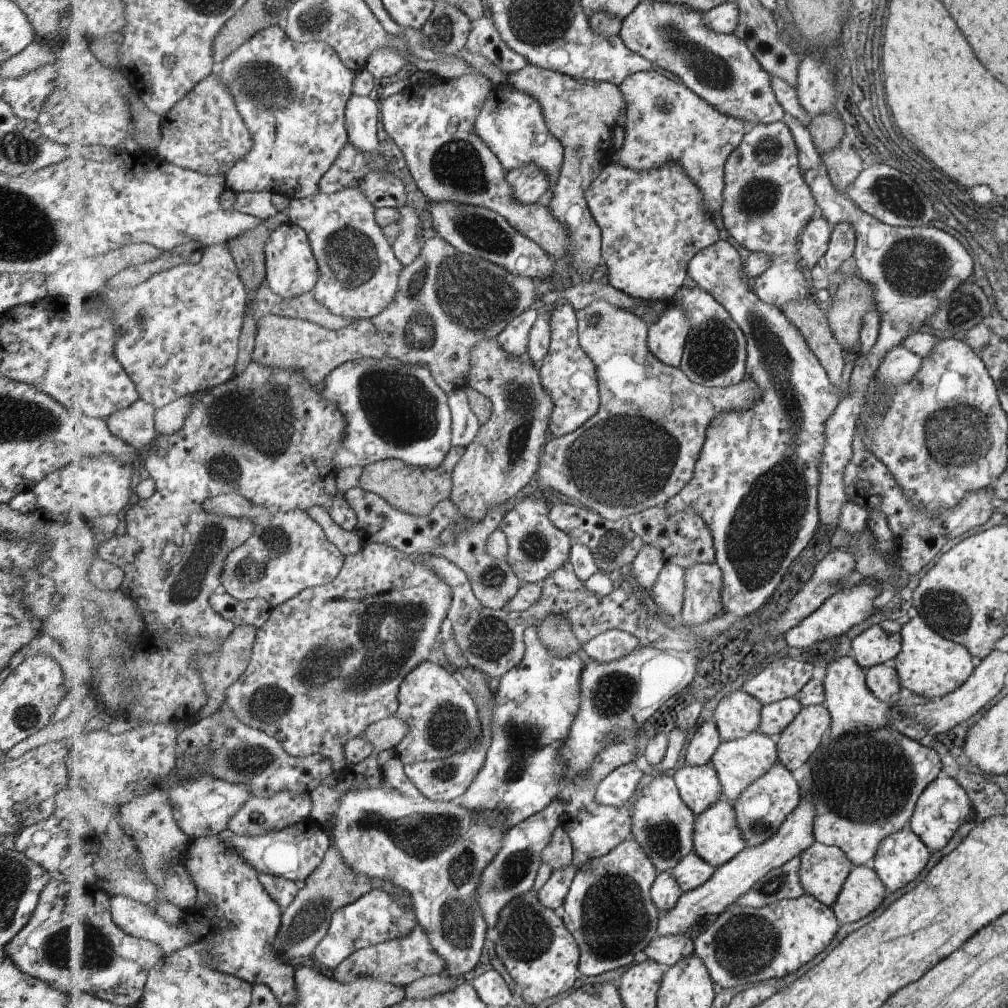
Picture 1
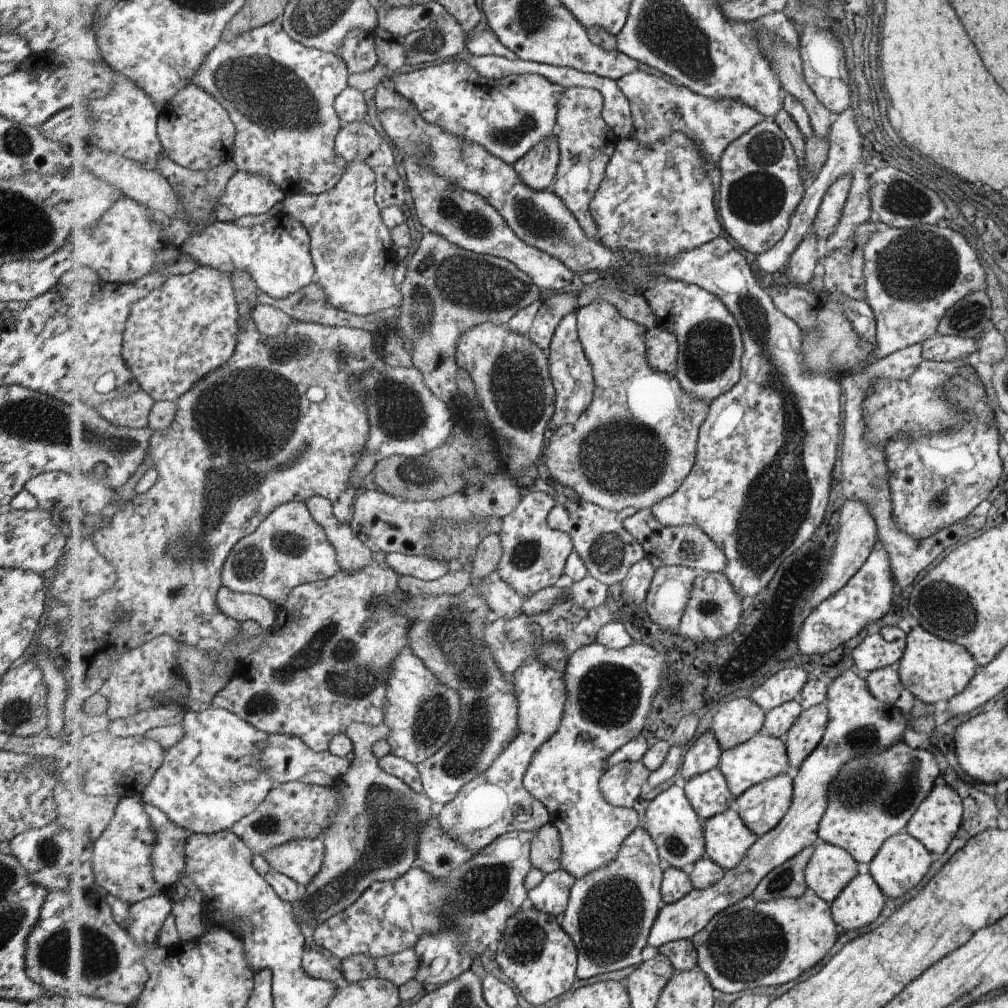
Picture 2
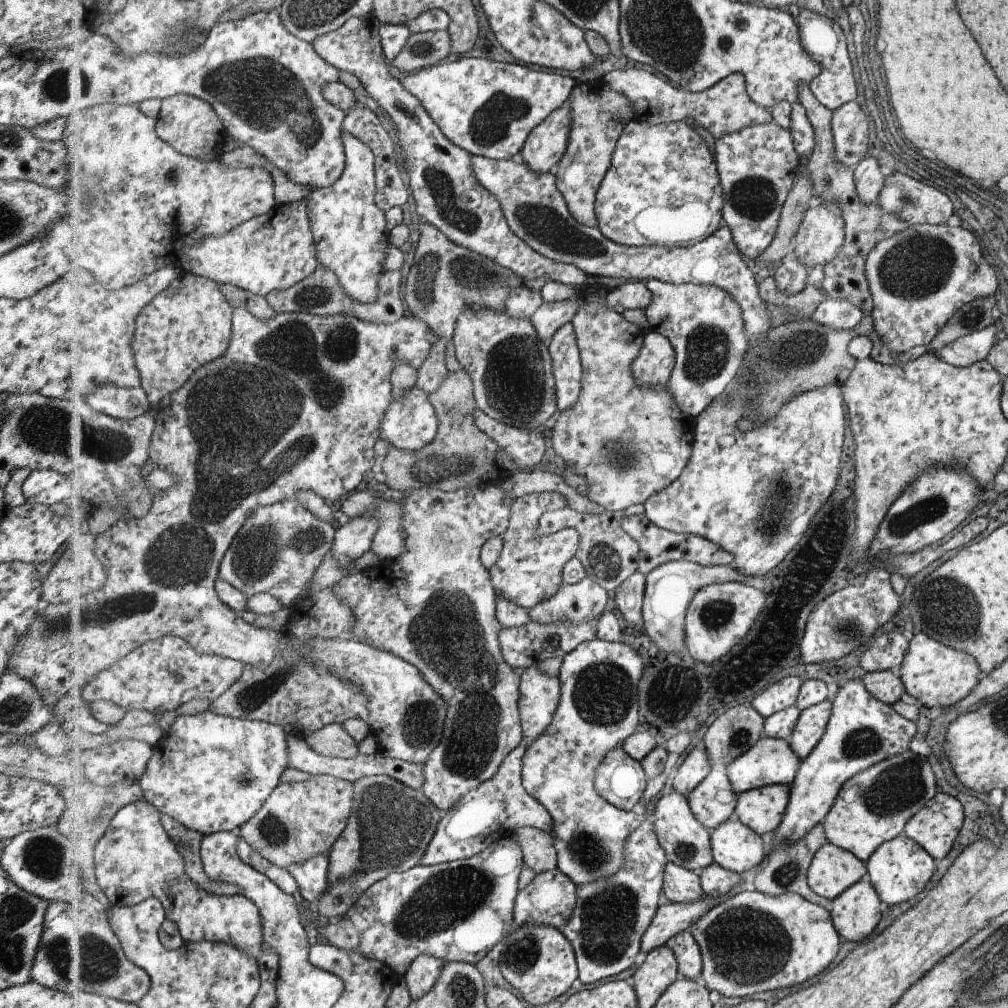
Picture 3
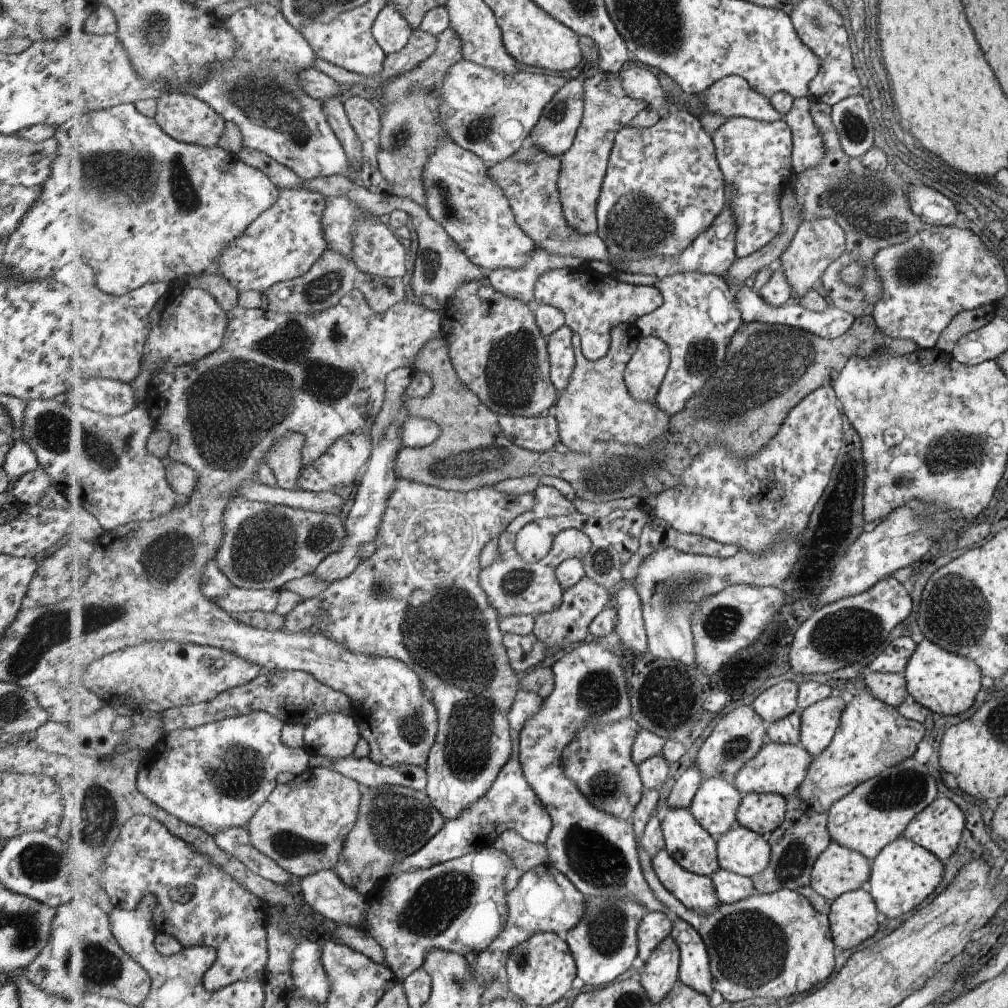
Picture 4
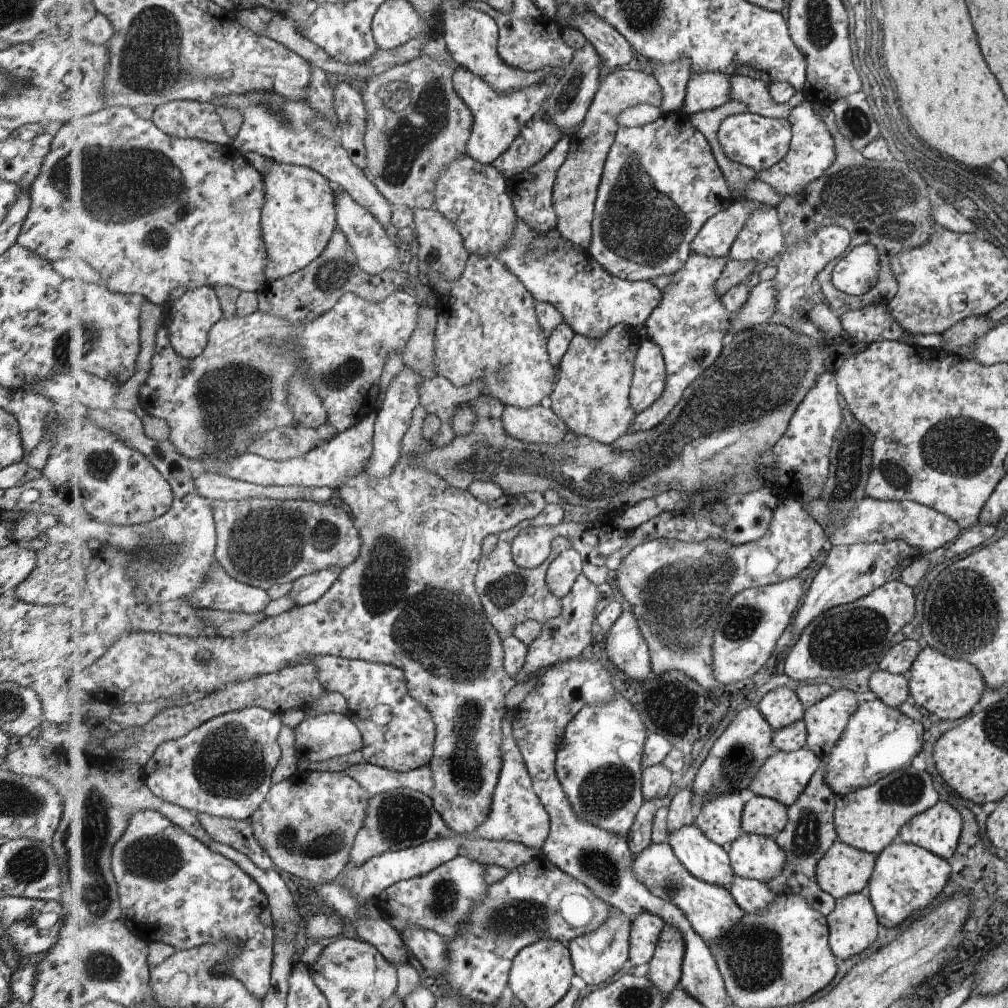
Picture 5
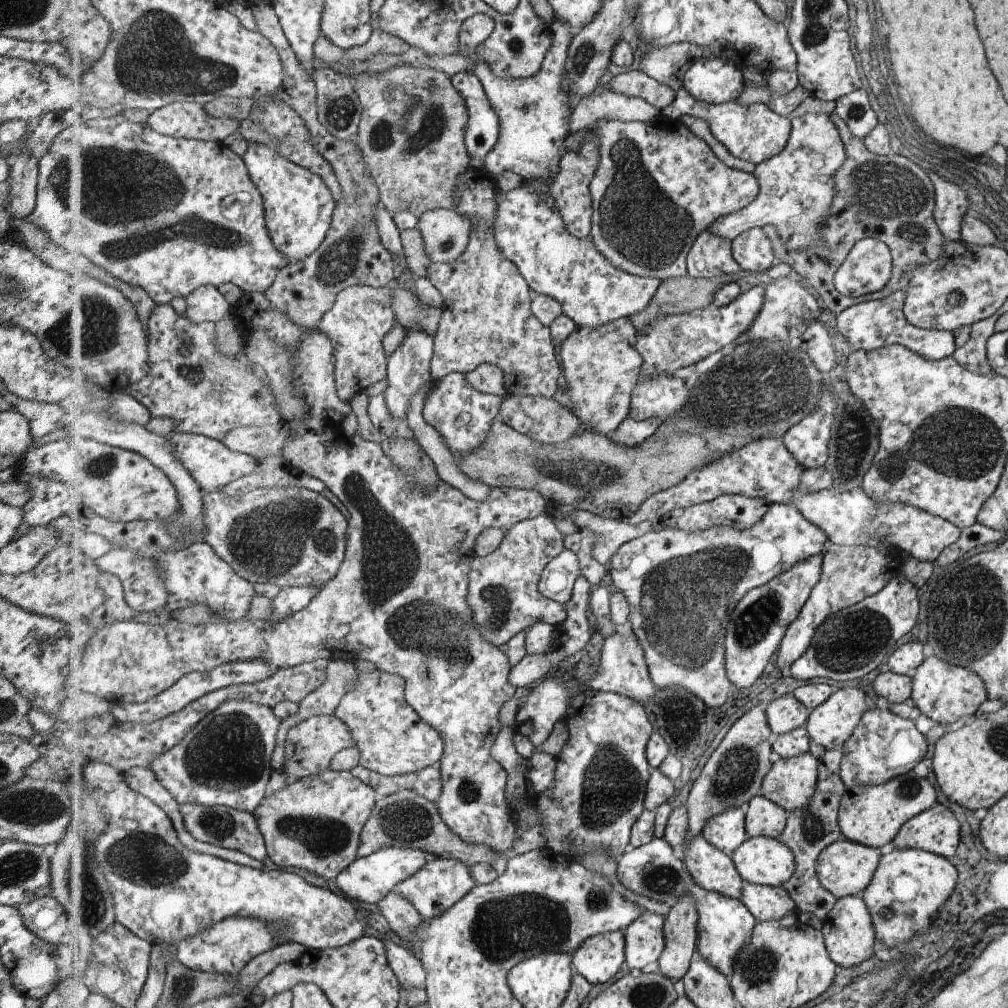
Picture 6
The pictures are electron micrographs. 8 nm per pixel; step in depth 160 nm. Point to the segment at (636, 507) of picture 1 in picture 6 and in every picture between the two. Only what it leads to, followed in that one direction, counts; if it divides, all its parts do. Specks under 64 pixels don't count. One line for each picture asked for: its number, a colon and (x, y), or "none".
2: (636, 444)
3: (629, 441)
4: (597, 408)
5: (592, 394)
6: (602, 366)

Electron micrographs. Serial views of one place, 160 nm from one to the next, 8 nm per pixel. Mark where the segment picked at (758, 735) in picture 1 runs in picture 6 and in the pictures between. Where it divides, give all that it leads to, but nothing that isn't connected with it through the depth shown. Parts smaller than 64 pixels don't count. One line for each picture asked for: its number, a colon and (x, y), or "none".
2: (762, 758)
3: (773, 761)
4: (781, 769)
5: (785, 776)
6: (792, 783)

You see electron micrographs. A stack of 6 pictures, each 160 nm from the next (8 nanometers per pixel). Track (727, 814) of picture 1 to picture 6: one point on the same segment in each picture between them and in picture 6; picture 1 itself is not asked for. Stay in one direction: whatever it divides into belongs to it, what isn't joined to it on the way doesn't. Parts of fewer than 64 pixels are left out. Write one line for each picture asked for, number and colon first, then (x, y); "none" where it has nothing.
2: (729, 839)
3: (736, 847)
4: (743, 851)
5: (759, 857)
6: (762, 860)

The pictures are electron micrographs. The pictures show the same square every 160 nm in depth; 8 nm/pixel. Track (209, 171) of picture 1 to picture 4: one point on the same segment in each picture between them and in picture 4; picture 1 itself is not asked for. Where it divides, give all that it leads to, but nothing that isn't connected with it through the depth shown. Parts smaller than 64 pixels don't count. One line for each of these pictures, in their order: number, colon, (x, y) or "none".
2: (196, 131)
3: (191, 125)
4: (184, 116)

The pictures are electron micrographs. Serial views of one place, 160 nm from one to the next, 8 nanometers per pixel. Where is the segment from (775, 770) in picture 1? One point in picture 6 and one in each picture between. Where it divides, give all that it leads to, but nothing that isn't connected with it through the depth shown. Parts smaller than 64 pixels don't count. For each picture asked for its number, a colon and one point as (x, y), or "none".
2: (762, 807)
3: (763, 809)
4: (761, 812)
5: (766, 816)
6: (763, 817)

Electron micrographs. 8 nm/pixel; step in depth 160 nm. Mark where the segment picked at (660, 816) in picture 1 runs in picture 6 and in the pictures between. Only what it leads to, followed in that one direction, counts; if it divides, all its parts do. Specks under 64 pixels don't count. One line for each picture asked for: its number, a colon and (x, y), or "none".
2: (671, 819)
3: (687, 842)
4: (688, 842)
5: (705, 859)
6: (713, 870)

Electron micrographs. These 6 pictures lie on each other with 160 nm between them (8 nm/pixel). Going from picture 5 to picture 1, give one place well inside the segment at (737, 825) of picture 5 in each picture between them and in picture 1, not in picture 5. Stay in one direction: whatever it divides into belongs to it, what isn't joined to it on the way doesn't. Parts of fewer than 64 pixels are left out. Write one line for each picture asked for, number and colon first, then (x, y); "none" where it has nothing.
1: (701, 788)
2: (710, 794)
3: (714, 801)
4: (716, 804)

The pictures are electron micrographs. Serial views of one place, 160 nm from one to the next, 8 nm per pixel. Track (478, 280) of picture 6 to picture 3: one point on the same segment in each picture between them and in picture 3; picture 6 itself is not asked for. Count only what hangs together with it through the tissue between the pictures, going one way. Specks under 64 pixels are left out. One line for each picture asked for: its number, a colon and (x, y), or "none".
3: (512, 368)
4: (497, 348)
5: (488, 326)

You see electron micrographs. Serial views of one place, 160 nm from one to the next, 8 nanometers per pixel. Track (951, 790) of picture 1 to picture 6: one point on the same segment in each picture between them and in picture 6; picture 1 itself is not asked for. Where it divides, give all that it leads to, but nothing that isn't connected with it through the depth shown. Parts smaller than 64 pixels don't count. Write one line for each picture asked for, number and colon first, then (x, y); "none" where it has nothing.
2: (936, 820)
3: (935, 826)
4: (937, 827)
5: (936, 829)
6: (934, 830)

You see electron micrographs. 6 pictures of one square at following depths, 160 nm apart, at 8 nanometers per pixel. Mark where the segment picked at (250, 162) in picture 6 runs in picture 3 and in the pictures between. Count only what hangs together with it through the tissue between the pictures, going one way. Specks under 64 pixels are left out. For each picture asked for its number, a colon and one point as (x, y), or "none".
3: (275, 251)
4: (284, 243)
5: (300, 216)

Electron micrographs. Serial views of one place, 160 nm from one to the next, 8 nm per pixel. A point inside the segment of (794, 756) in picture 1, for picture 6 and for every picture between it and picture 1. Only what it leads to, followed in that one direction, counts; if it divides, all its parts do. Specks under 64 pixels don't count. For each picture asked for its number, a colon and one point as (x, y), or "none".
2: (808, 731)
3: (812, 726)
4: (820, 722)
5: (827, 720)
6: (830, 725)

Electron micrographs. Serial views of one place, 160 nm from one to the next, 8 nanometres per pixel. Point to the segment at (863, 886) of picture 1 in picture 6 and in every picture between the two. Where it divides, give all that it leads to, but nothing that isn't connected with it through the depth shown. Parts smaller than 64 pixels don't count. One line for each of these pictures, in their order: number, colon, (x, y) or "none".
2: (862, 902)
3: (856, 913)
4: (854, 917)
5: (854, 925)
6: (850, 934)

